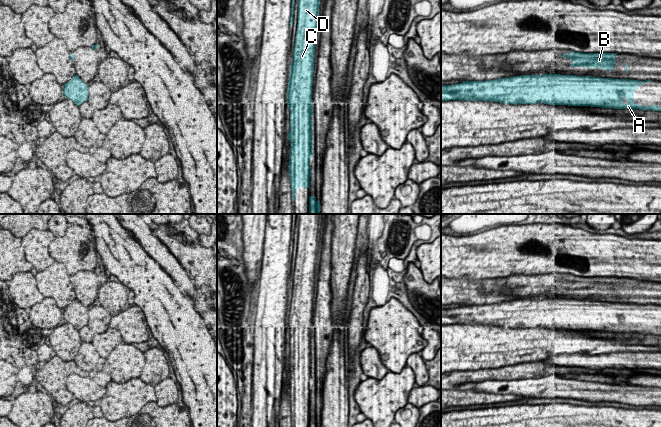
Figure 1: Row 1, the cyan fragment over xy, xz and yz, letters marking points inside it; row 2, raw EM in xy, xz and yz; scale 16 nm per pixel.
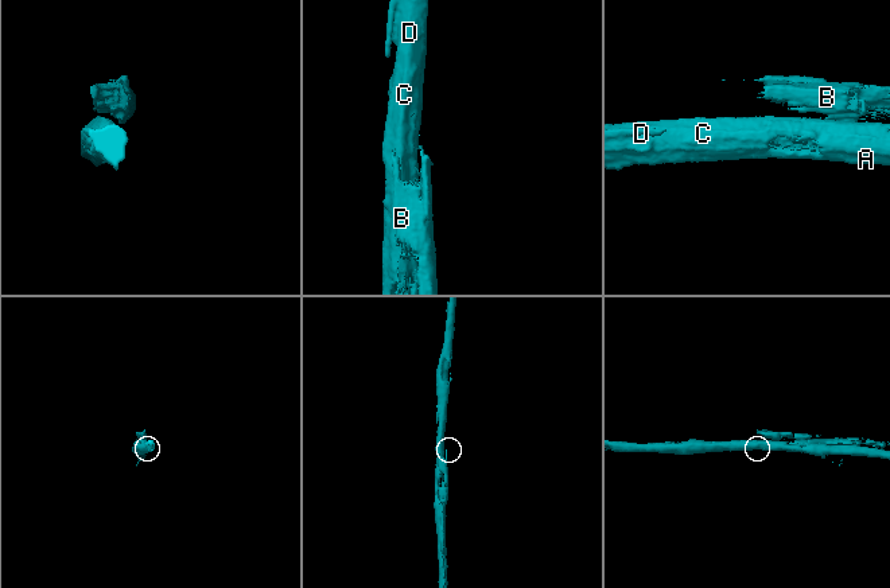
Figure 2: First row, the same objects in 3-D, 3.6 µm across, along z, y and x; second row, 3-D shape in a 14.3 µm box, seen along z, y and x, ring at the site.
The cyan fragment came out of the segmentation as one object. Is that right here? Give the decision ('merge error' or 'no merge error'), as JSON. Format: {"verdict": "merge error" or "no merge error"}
{"verdict": "no merge error"}

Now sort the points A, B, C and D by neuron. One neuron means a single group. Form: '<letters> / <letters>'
A B C D

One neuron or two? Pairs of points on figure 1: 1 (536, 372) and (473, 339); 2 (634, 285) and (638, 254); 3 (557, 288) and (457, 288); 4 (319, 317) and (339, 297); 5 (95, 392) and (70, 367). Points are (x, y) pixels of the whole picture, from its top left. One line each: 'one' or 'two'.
1: two
2: two
3: two
4: two
5: two

